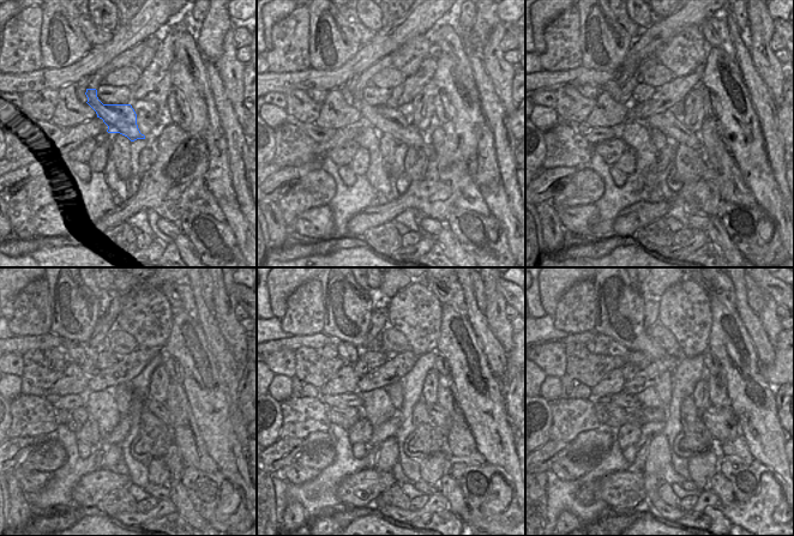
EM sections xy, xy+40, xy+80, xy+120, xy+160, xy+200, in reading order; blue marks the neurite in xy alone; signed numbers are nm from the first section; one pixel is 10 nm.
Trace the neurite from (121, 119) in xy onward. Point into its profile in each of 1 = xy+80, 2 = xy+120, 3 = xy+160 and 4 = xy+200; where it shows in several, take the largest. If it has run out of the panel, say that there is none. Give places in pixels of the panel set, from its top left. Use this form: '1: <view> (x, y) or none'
1: xy+80 (666, 122)
2: xy+120 (160, 410)
3: xy+160 (439, 416)
4: xy+200 (721, 422)

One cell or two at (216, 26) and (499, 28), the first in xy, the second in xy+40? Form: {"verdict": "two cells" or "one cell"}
{"verdict": "two cells"}

